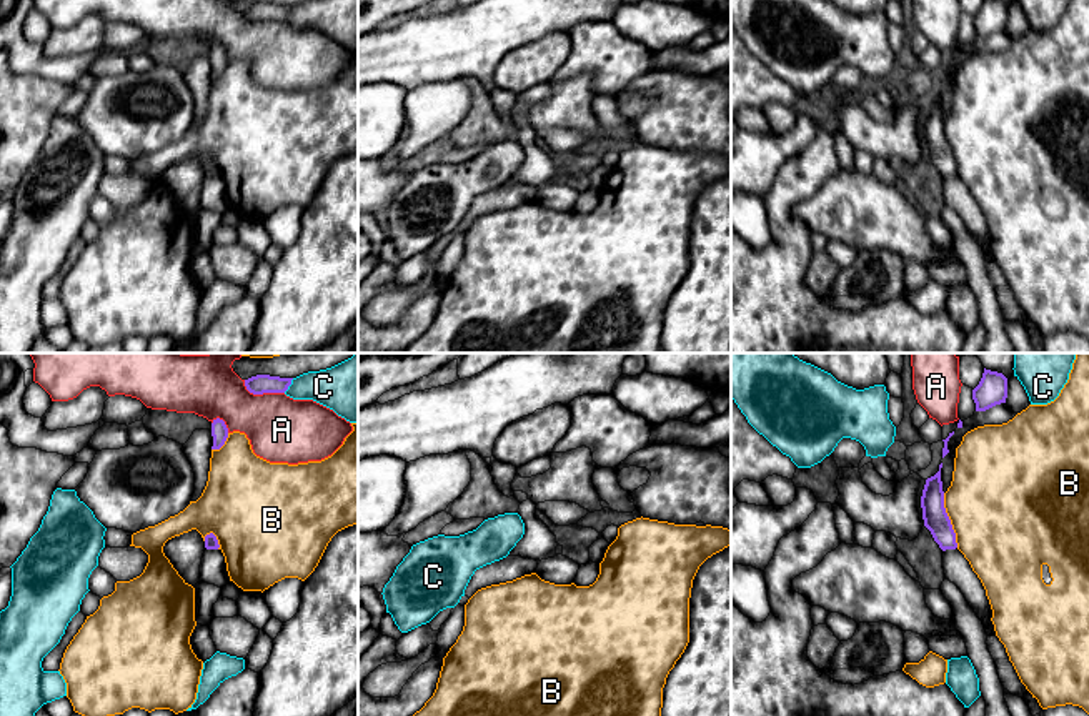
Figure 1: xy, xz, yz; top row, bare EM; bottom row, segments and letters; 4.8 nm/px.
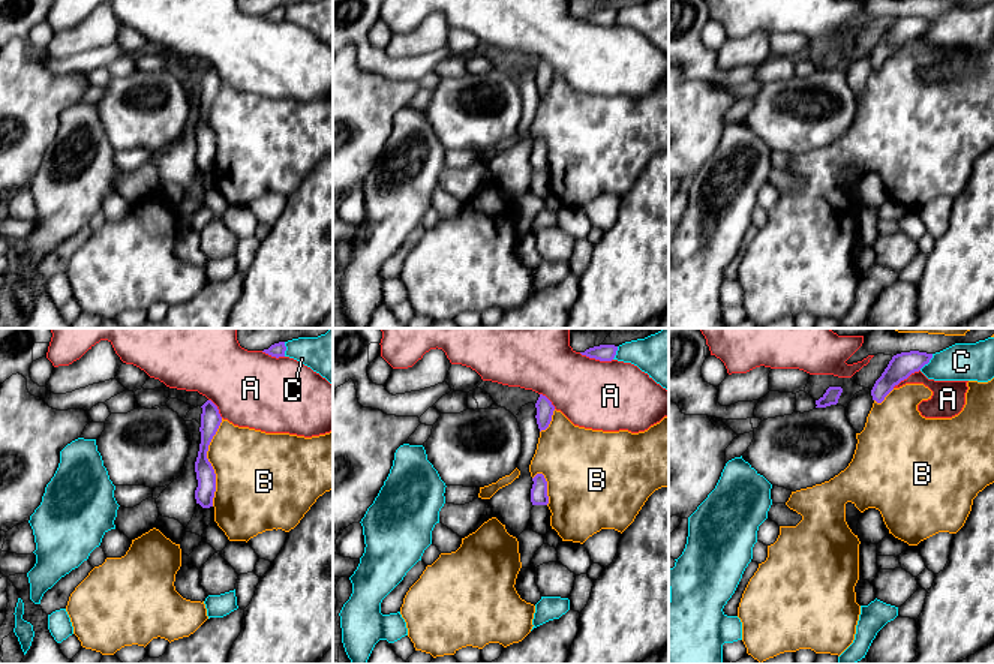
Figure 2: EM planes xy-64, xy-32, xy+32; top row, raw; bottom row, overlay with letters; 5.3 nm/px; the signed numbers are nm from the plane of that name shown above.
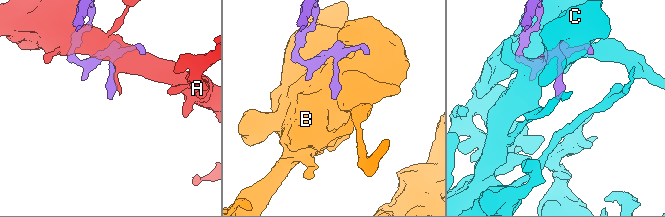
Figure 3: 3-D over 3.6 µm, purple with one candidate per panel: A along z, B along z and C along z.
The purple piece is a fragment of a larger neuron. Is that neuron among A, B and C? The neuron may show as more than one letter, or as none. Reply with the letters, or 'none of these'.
none of these

